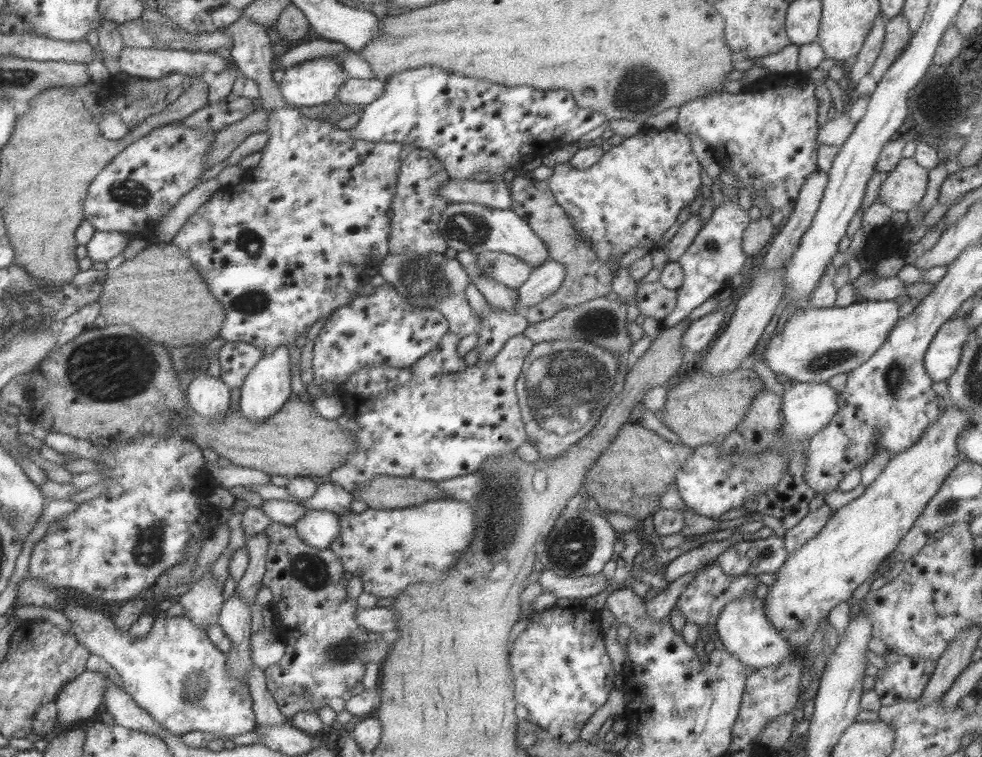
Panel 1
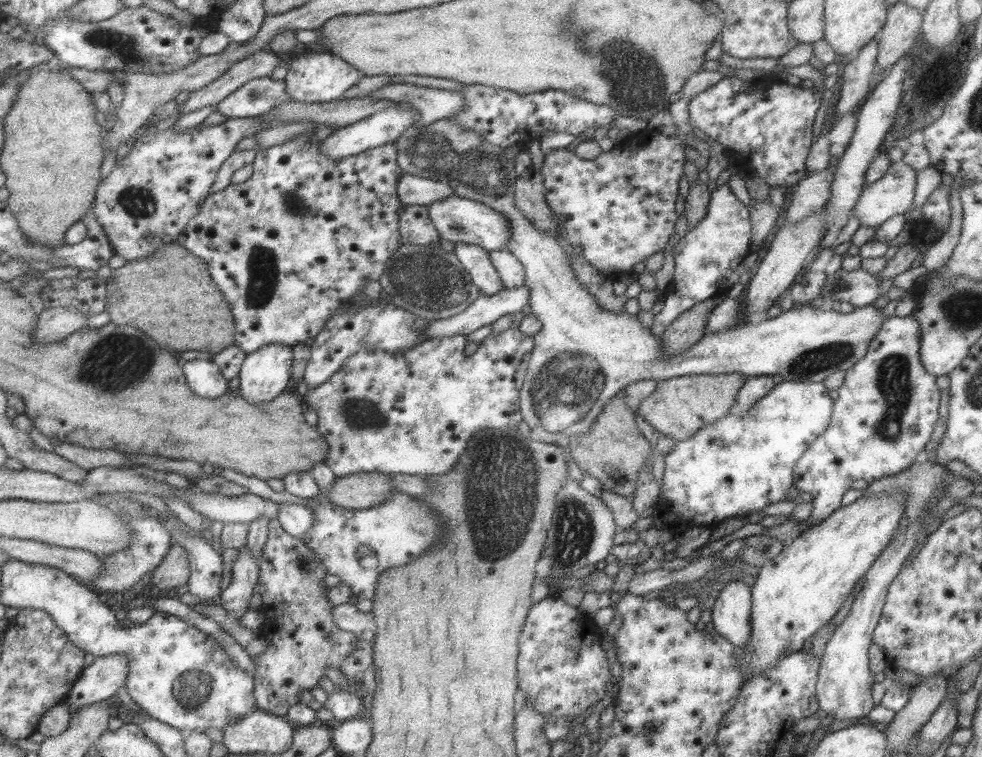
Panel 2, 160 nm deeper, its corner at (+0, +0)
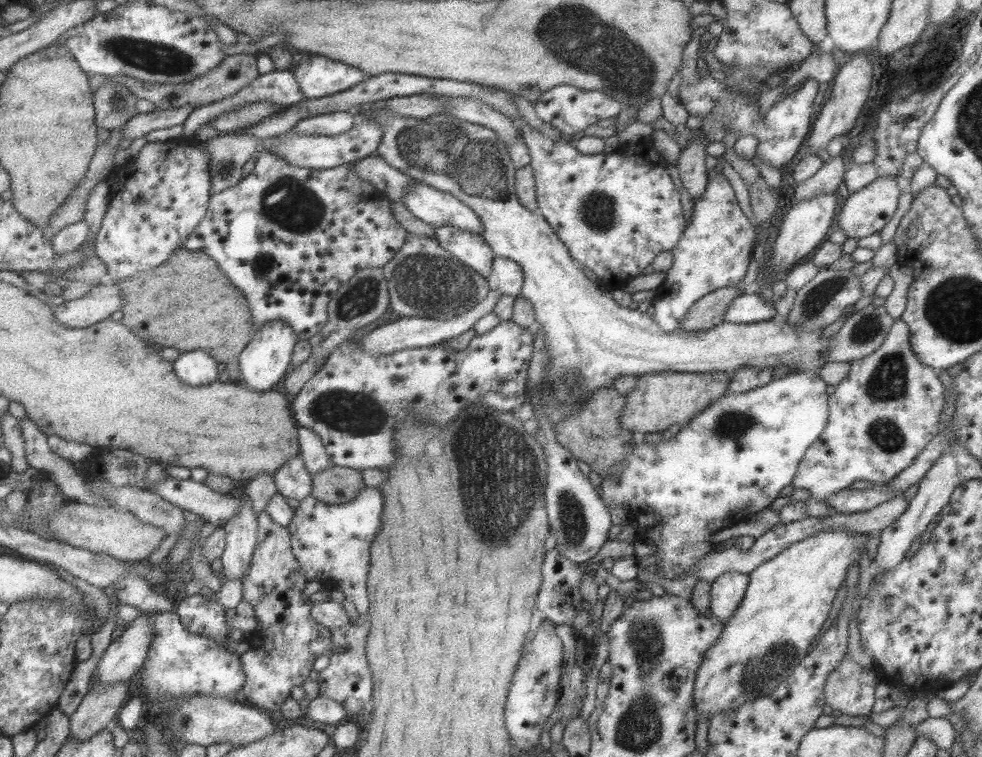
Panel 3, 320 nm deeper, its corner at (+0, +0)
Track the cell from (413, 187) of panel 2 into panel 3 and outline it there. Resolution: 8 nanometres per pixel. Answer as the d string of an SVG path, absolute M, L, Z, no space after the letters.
M375 154L355 161L352 168L361 180L368 182L376 190L385 192L385 197L395 202L399 202L415 182L396 168L389 167L389 164Z

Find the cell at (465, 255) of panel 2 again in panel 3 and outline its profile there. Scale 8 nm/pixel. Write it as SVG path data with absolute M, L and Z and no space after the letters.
M449 225L433 228L433 234L441 248L447 250L453 258L458 258L463 264L473 268L487 280L494 256L482 235Z

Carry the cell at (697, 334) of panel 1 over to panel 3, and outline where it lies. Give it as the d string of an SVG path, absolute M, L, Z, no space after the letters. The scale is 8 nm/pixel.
M754 289L741 293L732 300L724 314L724 320L732 323L751 323L777 317L772 302L759 296Z

